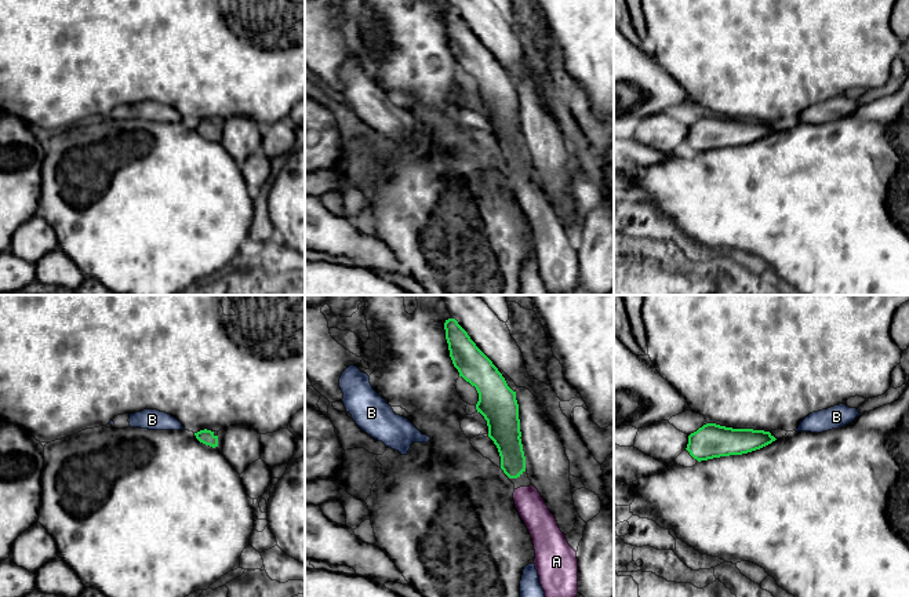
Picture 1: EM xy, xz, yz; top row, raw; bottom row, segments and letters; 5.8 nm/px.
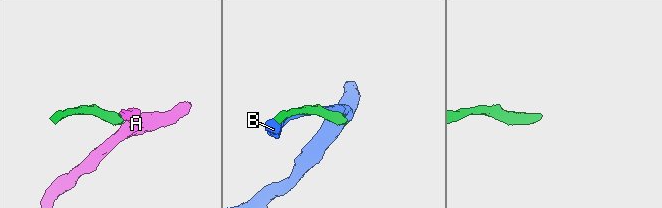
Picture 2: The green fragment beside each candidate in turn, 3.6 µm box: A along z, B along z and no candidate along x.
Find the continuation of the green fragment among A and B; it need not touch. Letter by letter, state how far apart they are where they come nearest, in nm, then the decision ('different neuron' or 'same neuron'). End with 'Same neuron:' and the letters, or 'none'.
A: gap 60 nm; same neuron
B: gap 70 nm; different neuron
Same neuron: A

